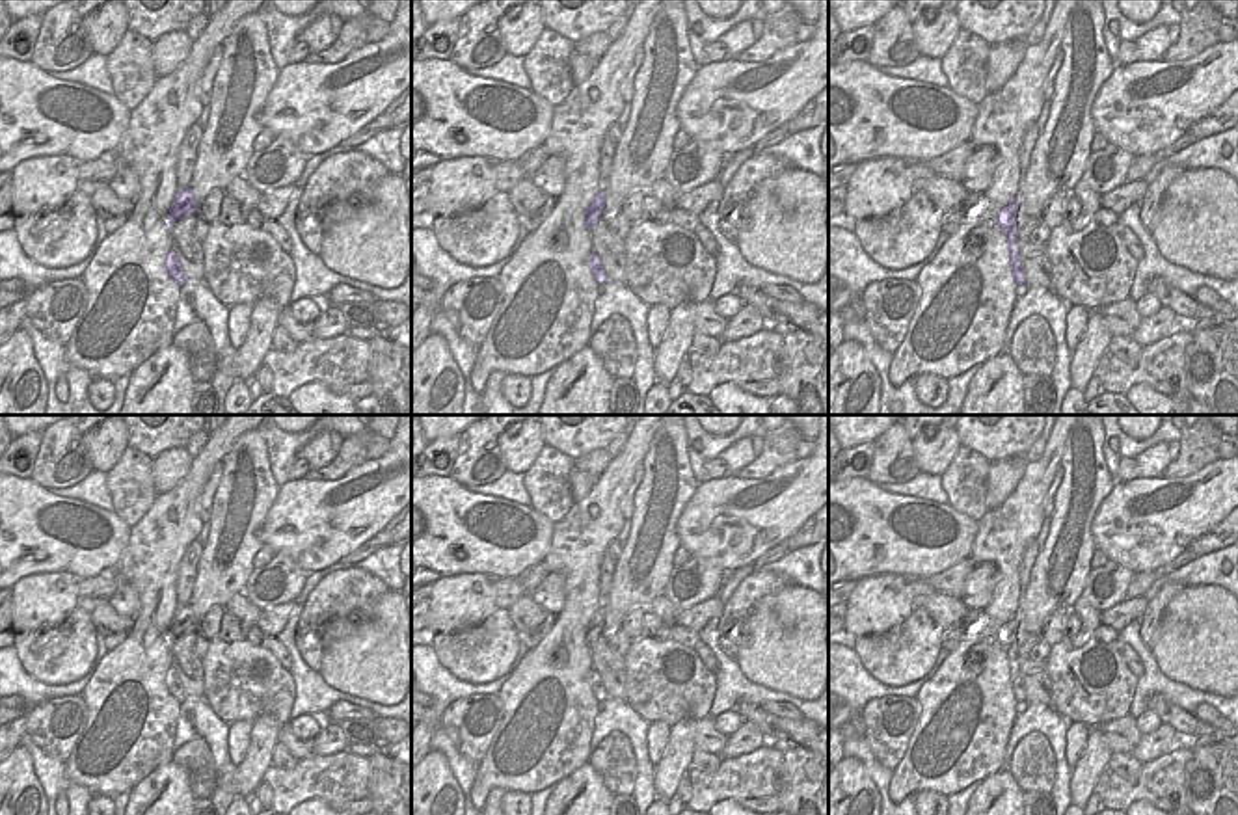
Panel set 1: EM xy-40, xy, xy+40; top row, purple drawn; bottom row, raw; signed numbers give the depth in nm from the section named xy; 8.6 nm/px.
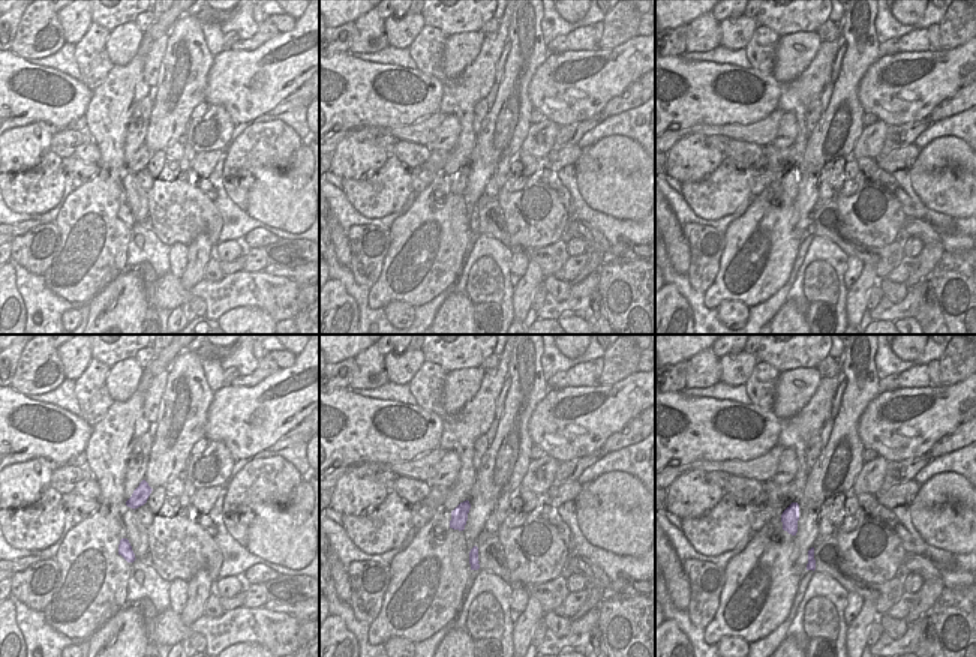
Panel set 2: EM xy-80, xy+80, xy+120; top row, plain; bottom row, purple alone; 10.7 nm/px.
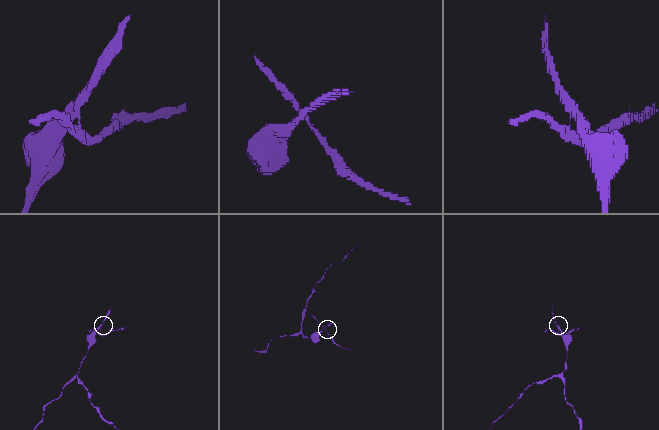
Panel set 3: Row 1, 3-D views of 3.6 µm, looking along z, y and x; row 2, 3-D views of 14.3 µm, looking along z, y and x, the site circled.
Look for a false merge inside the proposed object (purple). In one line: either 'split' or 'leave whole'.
split

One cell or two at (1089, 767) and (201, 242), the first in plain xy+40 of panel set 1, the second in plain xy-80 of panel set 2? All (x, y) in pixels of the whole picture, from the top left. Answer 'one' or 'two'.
one

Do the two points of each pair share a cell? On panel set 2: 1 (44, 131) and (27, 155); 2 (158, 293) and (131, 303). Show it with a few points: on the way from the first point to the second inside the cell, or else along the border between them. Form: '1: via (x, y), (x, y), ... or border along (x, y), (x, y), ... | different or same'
1: via (42, 137), (30, 149) | same
2: border along (144, 285), (147, 294) | different

